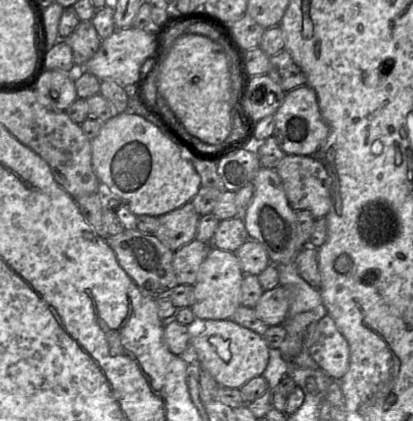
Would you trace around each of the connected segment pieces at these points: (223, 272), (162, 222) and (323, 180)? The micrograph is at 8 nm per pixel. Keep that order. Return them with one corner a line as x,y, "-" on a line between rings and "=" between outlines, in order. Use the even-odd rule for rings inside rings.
211,248
200,265
193,284
193,303
191,305
197,321
230,319
241,306
241,284
244,277
240,262
234,252
=
191,202
157,218
158,227
153,234
171,251
195,239
200,215
=
285,155
275,170
293,210
308,210
315,219
328,215
332,203
331,177
321,160

